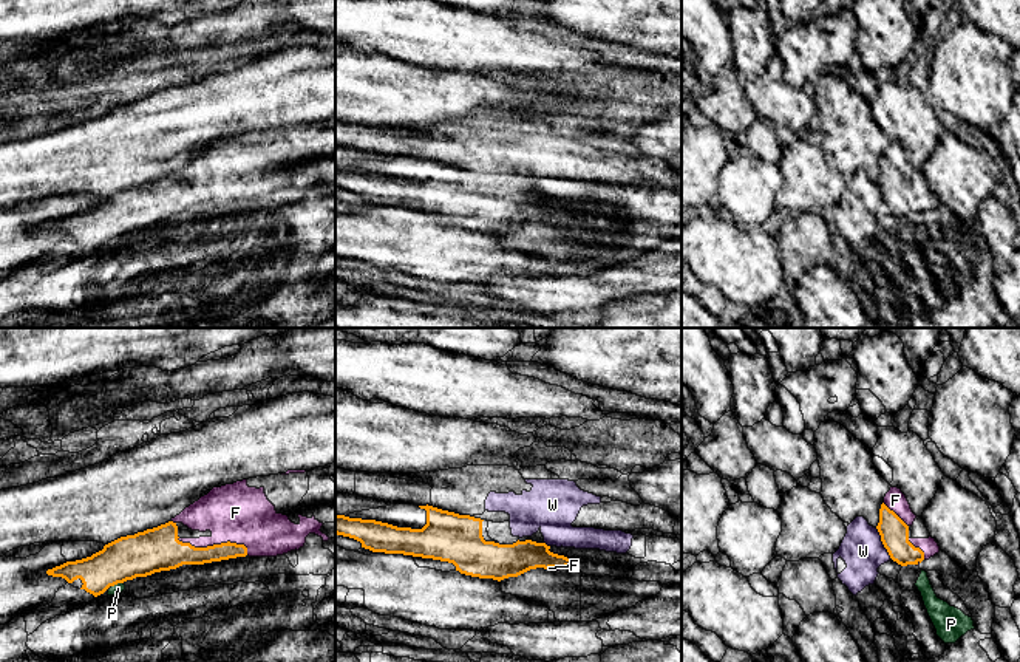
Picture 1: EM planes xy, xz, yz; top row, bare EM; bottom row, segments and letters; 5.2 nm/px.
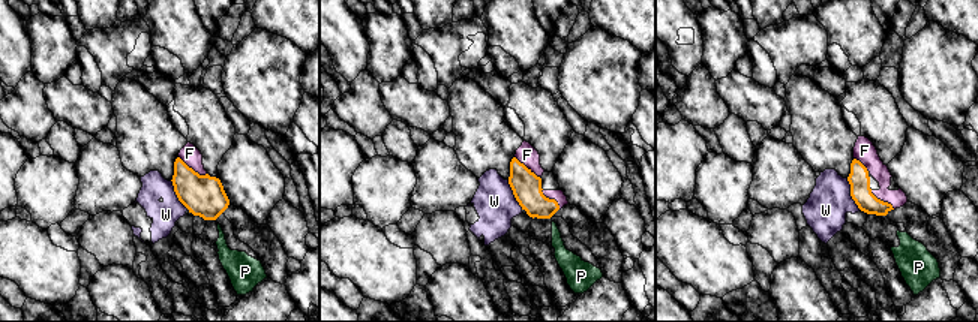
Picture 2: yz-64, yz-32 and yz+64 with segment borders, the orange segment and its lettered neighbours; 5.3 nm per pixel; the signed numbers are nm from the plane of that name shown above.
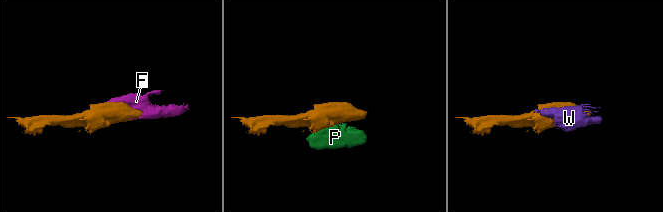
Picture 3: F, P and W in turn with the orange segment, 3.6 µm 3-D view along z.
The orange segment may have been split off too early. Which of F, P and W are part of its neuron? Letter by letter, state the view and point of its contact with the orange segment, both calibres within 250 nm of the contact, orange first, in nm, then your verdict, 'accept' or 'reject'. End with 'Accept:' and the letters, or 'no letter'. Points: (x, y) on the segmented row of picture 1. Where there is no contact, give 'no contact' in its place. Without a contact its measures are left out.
F: meets orange in xy at (215, 545); 170 nm thick on the orange side, 300 nm on the other; accept
P: meets orange in xy at (116, 583); 220 nm thick on the orange side, 50 nm on the other; reject
W: meets orange in yz at (883, 543); 150 nm thick on the orange side, 220 nm on the other; reject
Accept: F

